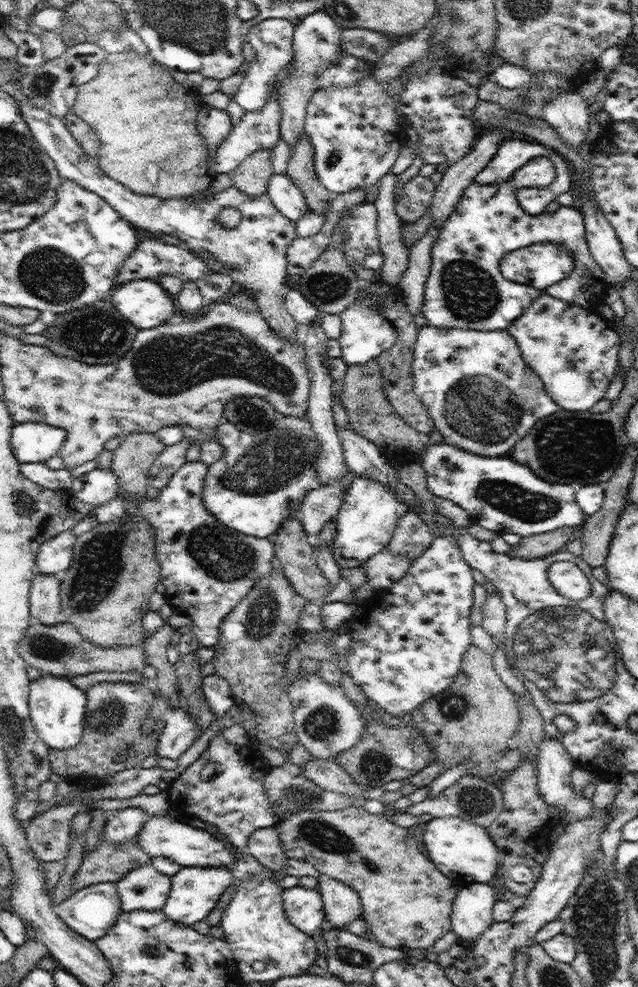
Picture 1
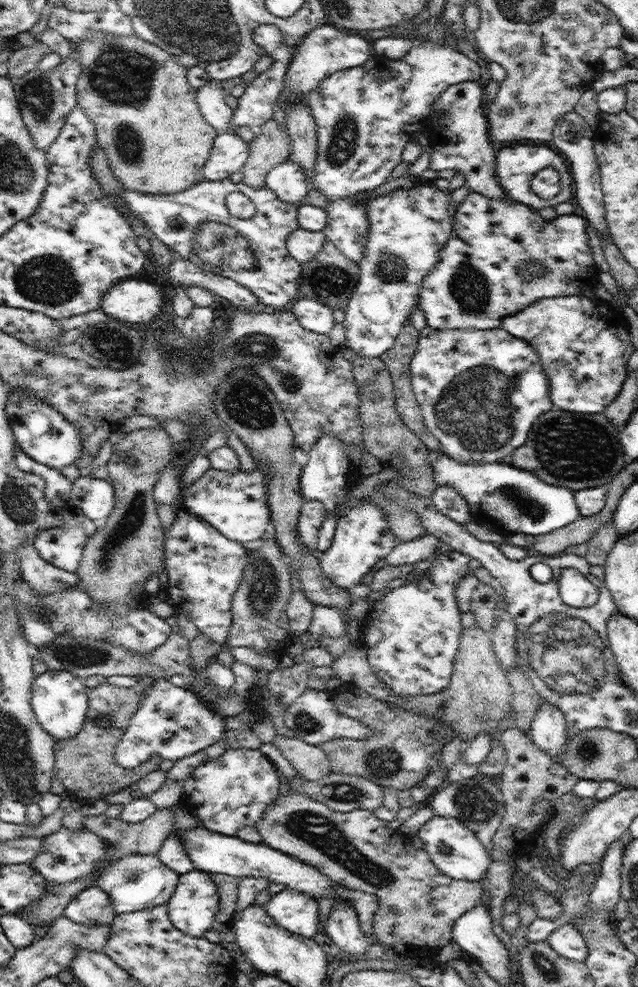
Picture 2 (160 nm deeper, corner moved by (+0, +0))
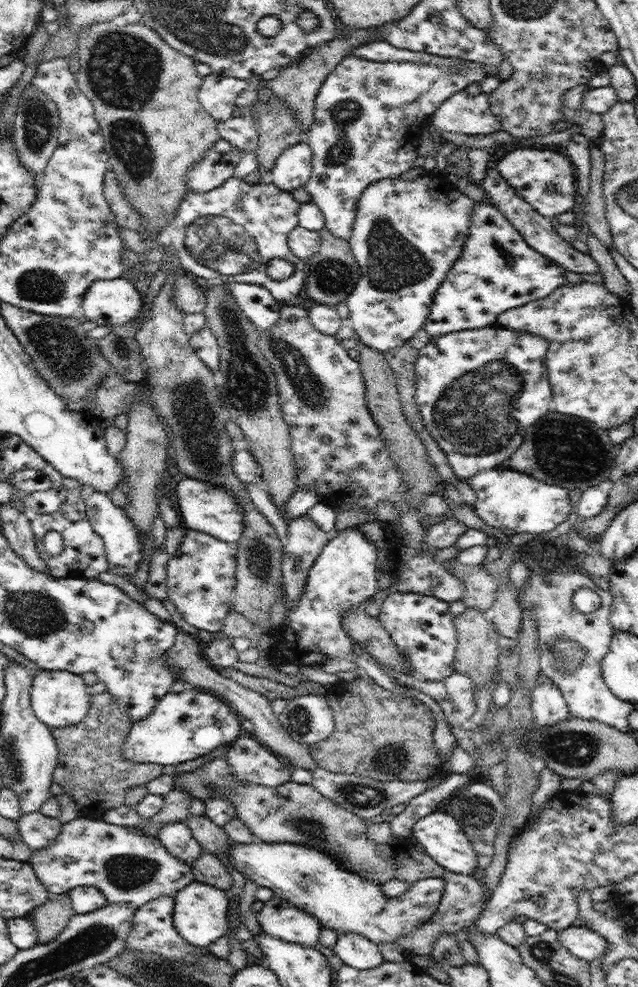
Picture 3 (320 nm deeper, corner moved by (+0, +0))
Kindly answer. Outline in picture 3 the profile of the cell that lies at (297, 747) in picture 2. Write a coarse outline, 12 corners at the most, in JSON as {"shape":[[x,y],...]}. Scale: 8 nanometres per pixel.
{"shape":[[177,633],[166,652],[187,687],[222,698],[251,735],[292,768],[314,770],[263,692],[208,667],[199,639]]}

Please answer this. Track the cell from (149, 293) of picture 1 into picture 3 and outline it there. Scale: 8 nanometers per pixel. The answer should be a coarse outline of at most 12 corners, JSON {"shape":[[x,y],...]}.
{"shape":[[124,276],[95,280],[80,314],[97,326],[138,317],[143,301]]}

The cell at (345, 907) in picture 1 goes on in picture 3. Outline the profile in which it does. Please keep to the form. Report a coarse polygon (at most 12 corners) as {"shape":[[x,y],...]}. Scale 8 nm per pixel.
{"shape":[[338,934],[333,950],[347,966],[368,970],[385,962],[377,944]]}

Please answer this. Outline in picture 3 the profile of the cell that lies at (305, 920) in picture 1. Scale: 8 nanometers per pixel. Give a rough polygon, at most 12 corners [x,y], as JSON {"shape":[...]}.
{"shape":[[275,893],[257,919],[265,932],[308,947],[320,921]]}

